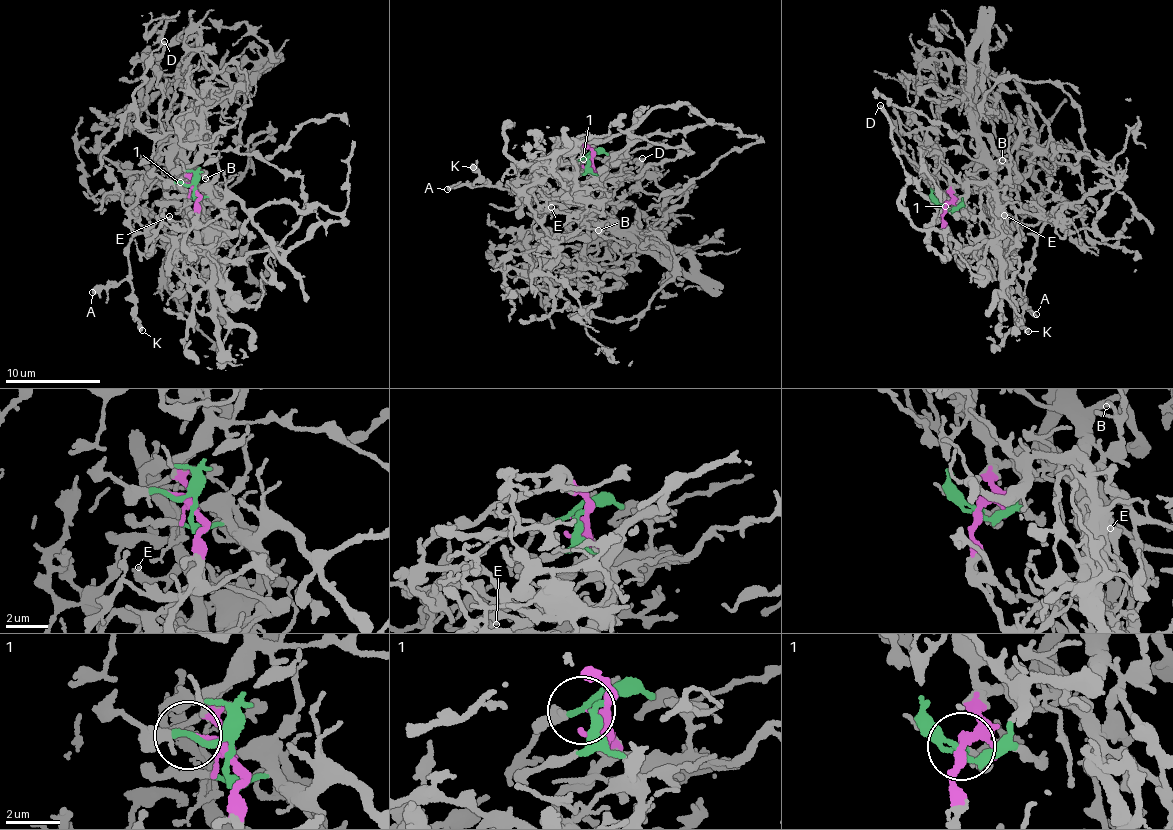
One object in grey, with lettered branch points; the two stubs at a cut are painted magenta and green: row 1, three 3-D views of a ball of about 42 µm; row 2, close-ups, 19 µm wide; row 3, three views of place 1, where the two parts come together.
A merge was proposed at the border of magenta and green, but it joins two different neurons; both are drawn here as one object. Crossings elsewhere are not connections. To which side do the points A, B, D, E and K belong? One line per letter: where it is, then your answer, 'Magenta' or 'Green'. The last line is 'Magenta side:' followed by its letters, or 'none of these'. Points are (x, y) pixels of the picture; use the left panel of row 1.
A: Place: (92, 292). Magenta
B: Place: (205, 178). Magenta
D: Place: (164, 41). Green
E: Place: (169, 216). Magenta
K: Place: (142, 330). Magenta
Magenta side: A, B, E, K

